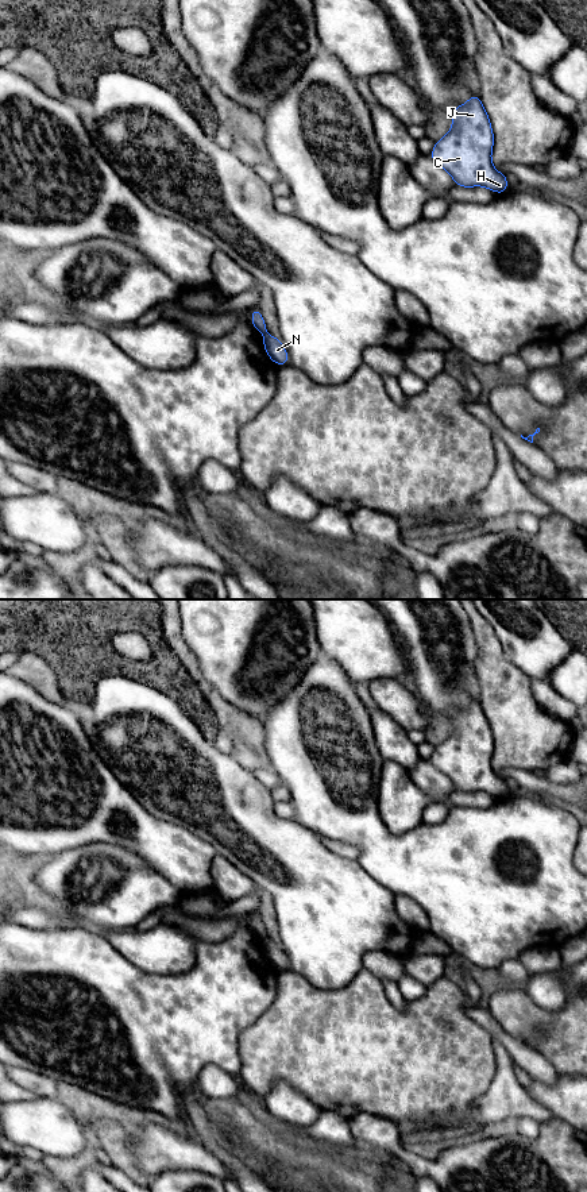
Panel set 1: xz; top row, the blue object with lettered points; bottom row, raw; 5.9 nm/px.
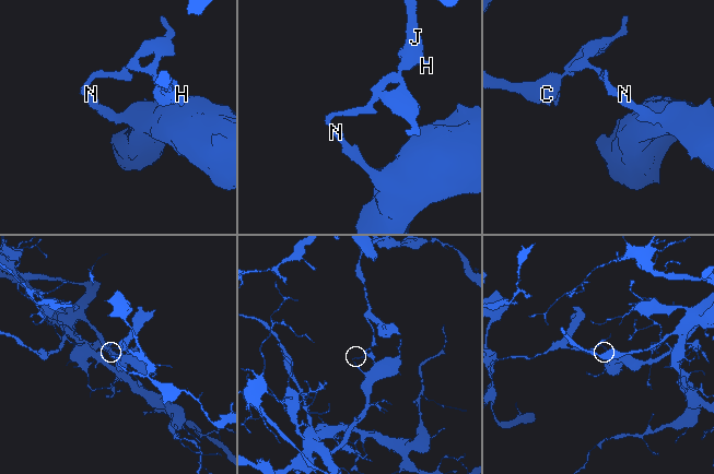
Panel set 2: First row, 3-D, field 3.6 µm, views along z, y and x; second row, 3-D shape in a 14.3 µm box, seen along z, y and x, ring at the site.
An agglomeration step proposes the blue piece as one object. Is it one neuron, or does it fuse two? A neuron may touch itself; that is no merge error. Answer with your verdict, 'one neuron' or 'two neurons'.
two neurons

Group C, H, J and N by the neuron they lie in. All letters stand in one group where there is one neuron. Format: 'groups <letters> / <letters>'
groups C H J / N

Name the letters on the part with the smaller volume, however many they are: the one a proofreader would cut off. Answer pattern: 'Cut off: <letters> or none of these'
Cut off: C, H, J

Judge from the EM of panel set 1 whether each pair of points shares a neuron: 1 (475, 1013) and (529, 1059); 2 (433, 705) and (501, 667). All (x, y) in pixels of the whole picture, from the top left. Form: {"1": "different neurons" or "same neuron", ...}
{"1": "same neuron", "2": "different neurons"}

